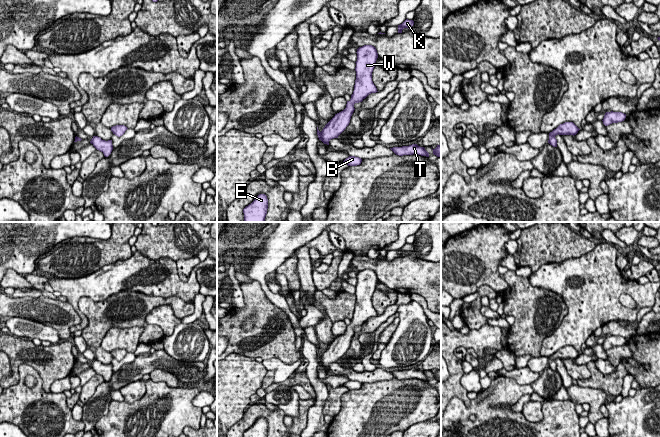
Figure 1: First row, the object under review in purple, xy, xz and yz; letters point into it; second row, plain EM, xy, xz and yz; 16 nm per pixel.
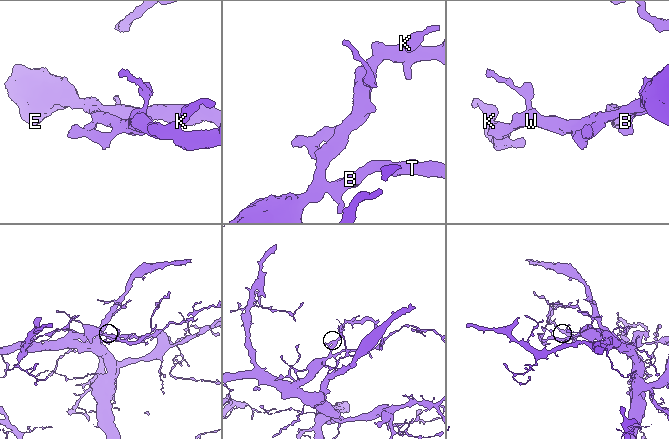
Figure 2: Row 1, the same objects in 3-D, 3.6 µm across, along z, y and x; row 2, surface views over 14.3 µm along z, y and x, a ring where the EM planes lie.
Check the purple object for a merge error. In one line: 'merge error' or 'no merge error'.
no merge error

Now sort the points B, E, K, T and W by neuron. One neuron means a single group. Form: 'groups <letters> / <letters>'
groups B E K T W

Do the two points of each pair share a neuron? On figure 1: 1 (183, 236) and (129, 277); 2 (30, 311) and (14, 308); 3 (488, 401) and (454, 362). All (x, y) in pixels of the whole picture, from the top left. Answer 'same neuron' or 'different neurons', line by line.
1: different neurons
2: same neuron
3: different neurons

